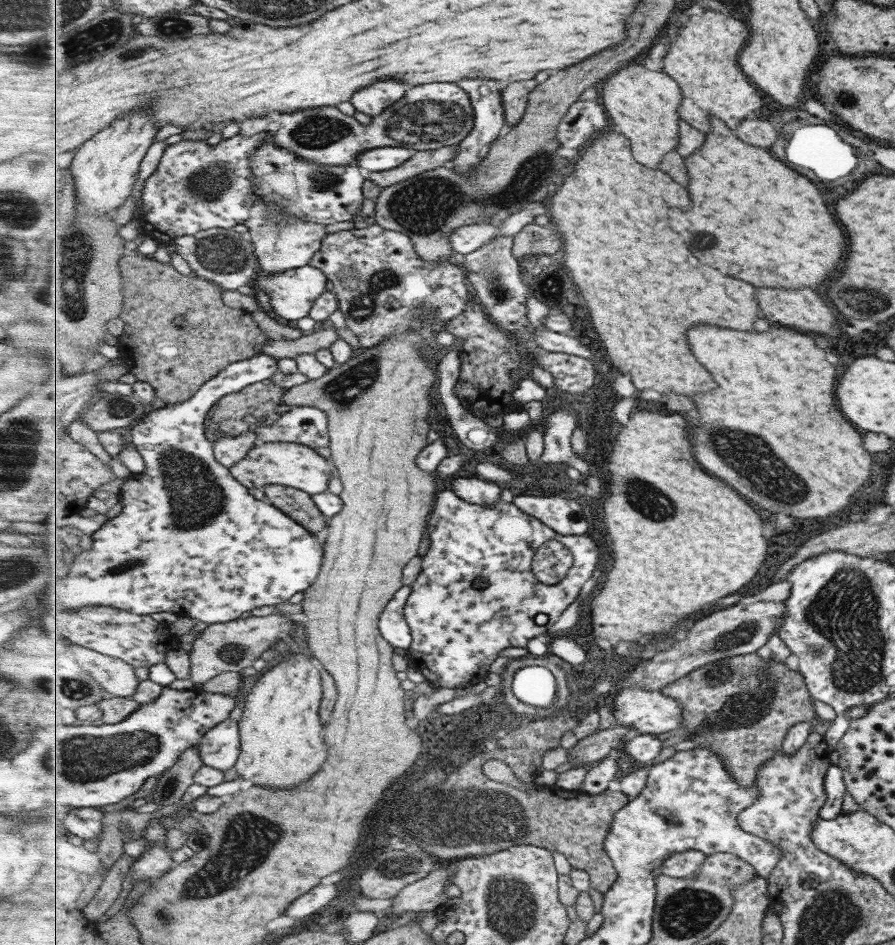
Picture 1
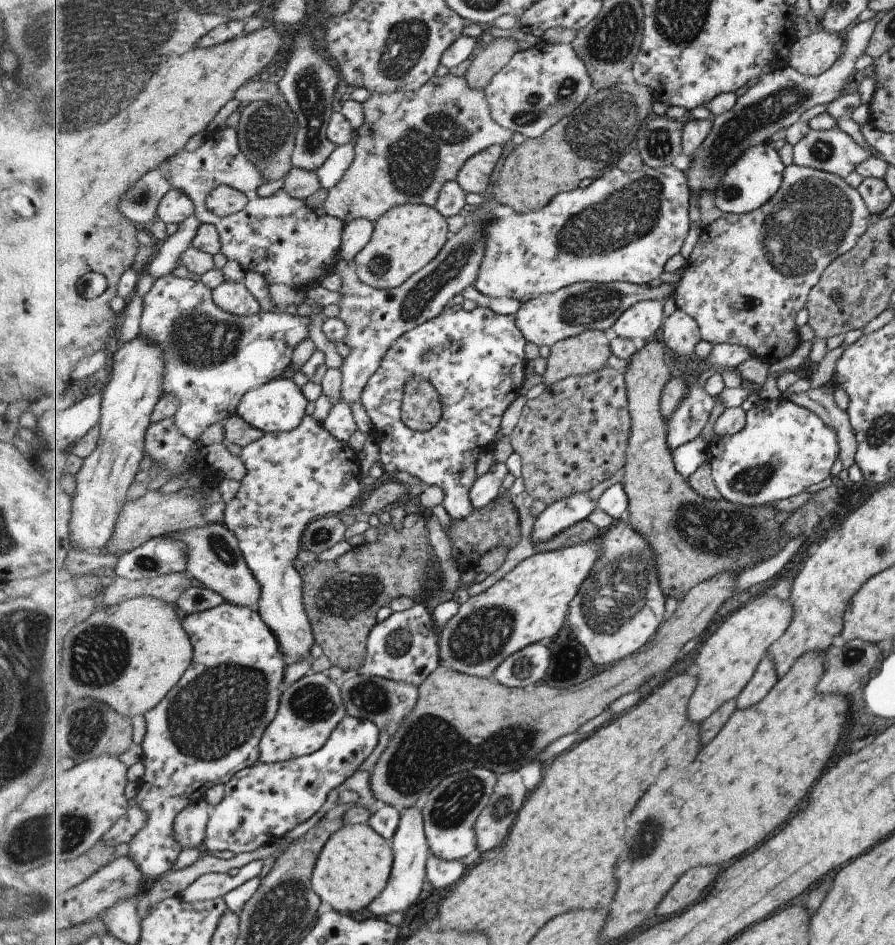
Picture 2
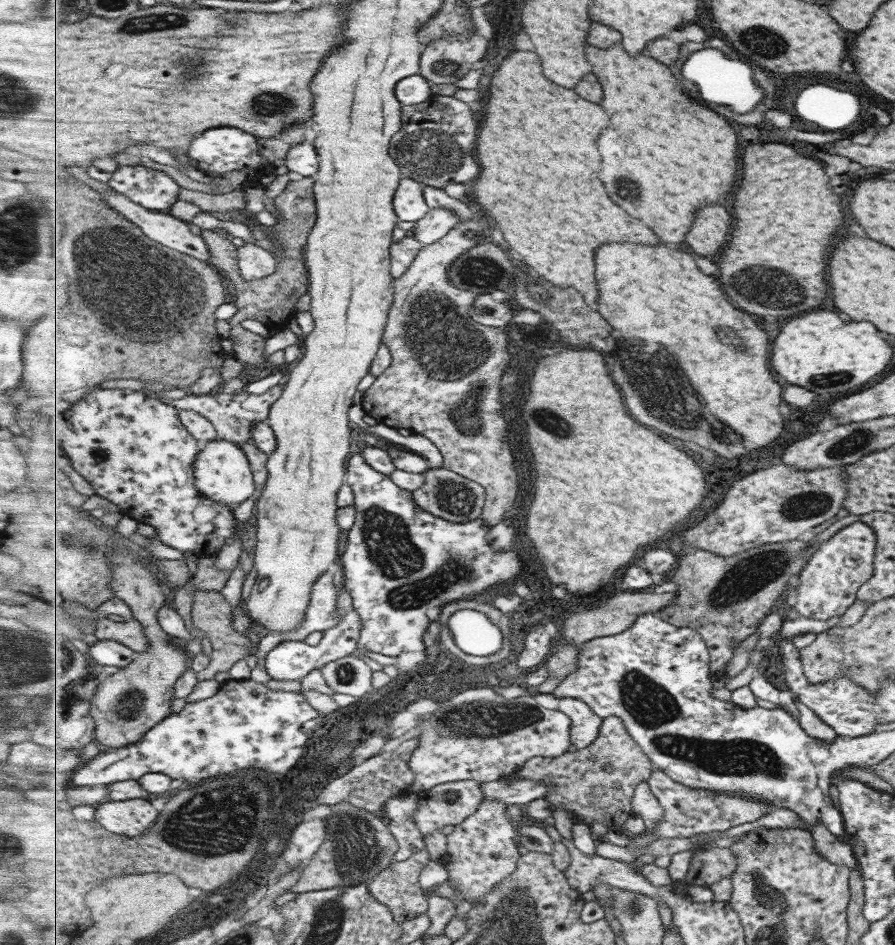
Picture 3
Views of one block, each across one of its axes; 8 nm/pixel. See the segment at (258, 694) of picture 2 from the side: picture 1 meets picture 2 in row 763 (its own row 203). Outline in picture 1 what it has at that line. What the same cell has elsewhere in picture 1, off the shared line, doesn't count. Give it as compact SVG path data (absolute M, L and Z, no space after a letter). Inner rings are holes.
M273 133L235 135L209 146L203 140L181 140L169 145L157 172L145 181L142 221L146 230L174 242L179 236L191 236L210 228L231 229L244 224L257 205L257 175L251 167L251 156Z

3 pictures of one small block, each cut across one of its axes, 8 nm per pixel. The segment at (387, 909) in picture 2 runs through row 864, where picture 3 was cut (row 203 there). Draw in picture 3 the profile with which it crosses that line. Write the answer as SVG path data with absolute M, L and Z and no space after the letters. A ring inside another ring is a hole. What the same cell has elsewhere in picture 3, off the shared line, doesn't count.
M409 177L400 180L394 207L401 221L416 223L432 209L424 199L424 187L422 182Z

